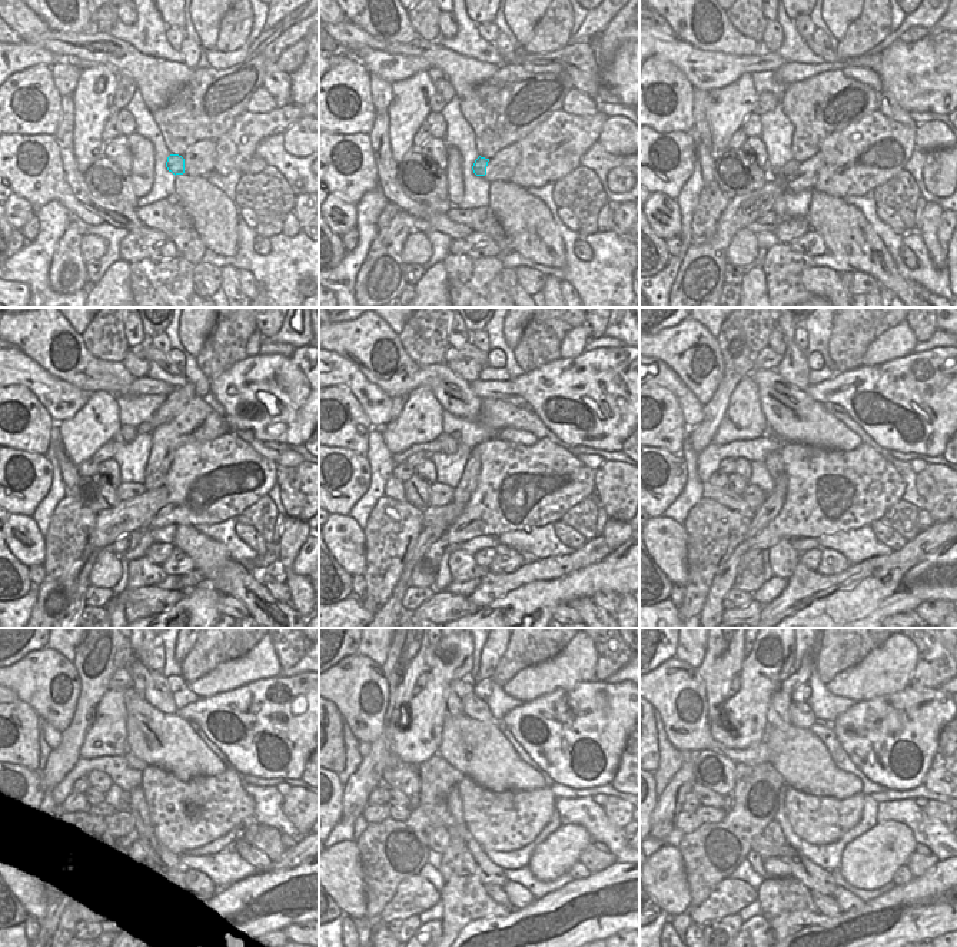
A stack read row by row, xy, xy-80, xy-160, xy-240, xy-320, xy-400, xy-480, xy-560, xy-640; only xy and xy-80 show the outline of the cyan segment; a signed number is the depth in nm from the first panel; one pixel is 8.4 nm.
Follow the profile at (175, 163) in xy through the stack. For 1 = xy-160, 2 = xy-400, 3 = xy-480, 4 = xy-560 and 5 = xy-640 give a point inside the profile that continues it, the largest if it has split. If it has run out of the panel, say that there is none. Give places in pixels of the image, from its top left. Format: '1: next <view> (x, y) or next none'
1: next xy-160 (791, 166)
2: next xy-400 (754, 495)
3: next xy-480 (100, 813)
4: next xy-560 (396, 813)
5: next xy-640 (708, 814)

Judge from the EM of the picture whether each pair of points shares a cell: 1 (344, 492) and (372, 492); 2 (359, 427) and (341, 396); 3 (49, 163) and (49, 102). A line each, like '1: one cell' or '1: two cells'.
1: two cells
2: one cell
3: two cells

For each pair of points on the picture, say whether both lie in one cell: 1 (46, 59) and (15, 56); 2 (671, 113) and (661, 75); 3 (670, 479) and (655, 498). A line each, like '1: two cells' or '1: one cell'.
1: one cell
2: one cell
3: one cell

